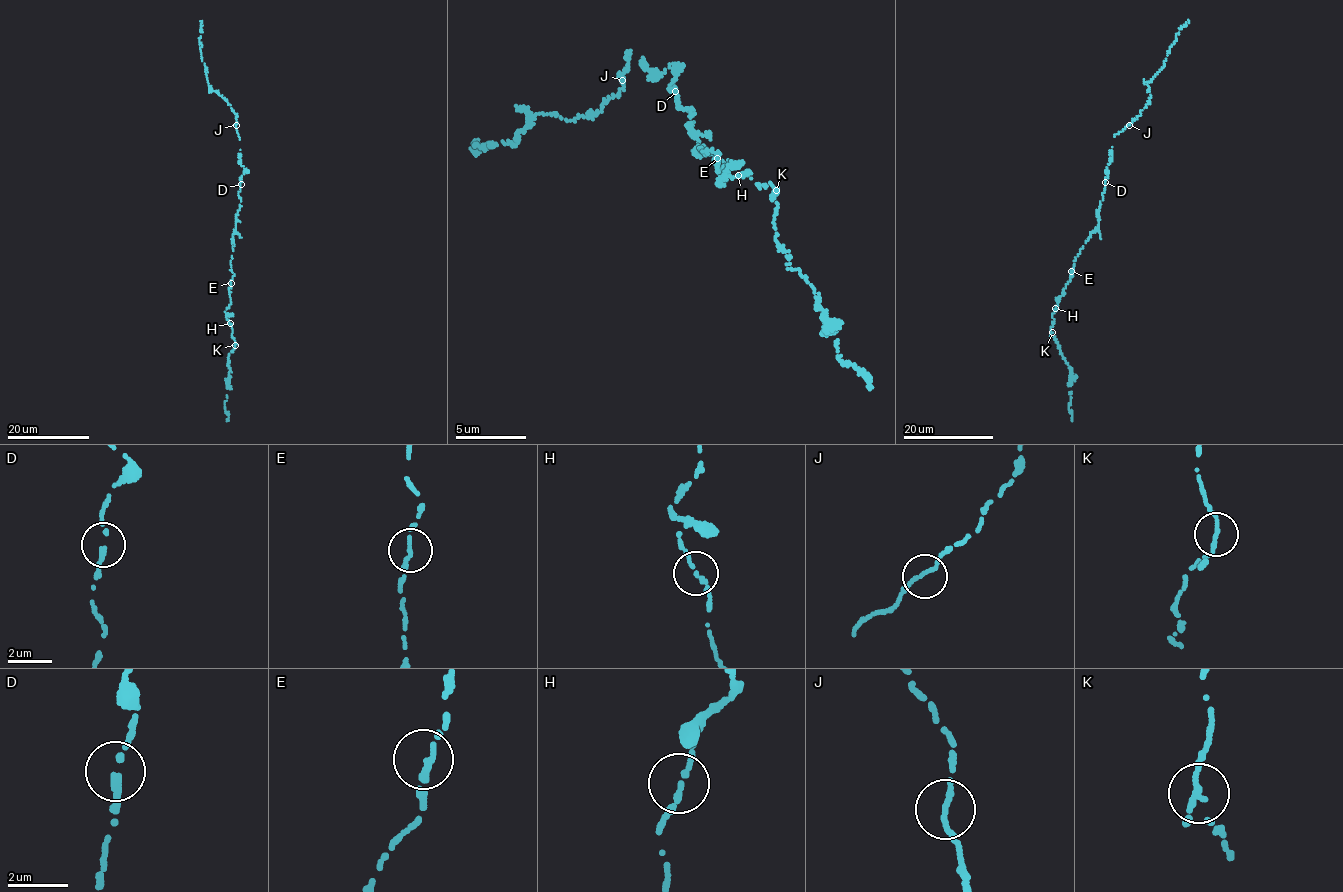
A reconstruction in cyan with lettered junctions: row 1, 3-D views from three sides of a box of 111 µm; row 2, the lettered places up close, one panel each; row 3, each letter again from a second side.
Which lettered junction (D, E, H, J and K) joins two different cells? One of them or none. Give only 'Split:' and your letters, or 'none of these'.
Split: K

